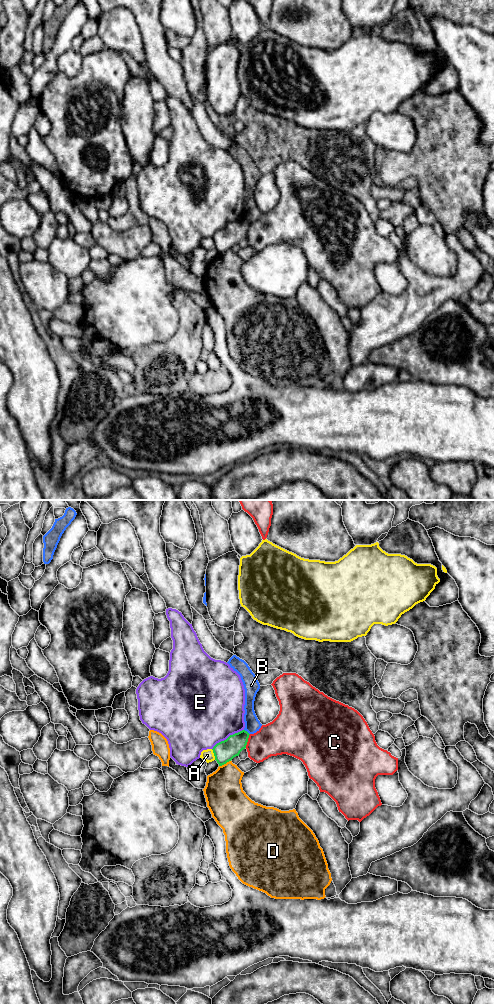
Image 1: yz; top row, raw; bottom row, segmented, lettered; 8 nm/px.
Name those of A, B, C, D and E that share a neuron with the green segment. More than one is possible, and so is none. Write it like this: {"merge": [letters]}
{"merge": []}

